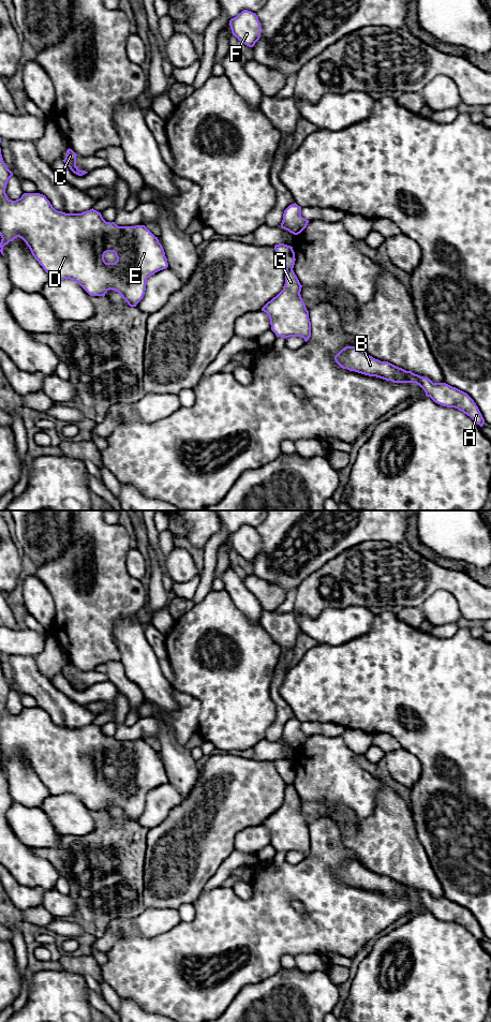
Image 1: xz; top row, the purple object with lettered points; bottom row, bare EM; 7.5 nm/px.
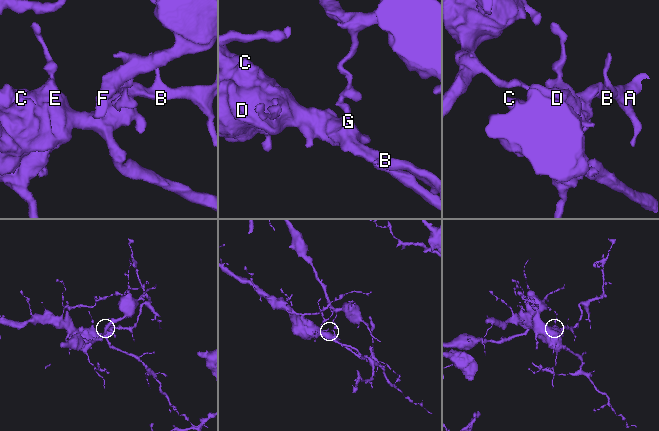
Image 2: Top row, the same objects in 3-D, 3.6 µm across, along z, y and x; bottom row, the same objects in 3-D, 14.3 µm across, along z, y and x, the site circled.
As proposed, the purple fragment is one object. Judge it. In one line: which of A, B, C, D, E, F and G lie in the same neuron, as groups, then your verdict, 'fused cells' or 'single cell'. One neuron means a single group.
A B C D E G / F | fused cells

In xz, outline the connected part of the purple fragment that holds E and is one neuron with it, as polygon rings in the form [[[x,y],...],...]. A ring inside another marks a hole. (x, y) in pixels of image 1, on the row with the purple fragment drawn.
[[[0,148],[0,252],[3,254],[3,247],[8,245],[10,241],[13,241],[15,238],[21,238],[26,245],[29,247],[32,255],[39,262],[39,264],[43,267],[43,269],[48,273],[51,280],[64,280],[70,279],[77,282],[90,296],[105,296],[105,294],[113,290],[118,292],[122,298],[128,302],[130,307],[136,307],[136,305],[143,299],[146,291],[146,282],[147,279],[154,275],[155,272],[166,269],[168,267],[167,258],[165,256],[164,249],[162,245],[159,242],[158,237],[155,237],[145,225],[135,225],[135,226],[118,226],[115,222],[106,222],[101,212],[94,210],[93,208],[81,213],[65,213],[62,211],[56,210],[50,202],[46,198],[45,195],[40,193],[24,193],[20,198],[16,201],[12,201],[8,197],[5,193],[6,184],[9,179],[13,176],[13,173],[5,165]],[[107,252],[114,252],[117,261],[115,263],[106,263],[104,260],[104,255]]]

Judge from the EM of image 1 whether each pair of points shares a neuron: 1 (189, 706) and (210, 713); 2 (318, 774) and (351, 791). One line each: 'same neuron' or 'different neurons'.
1: different neurons
2: same neuron

